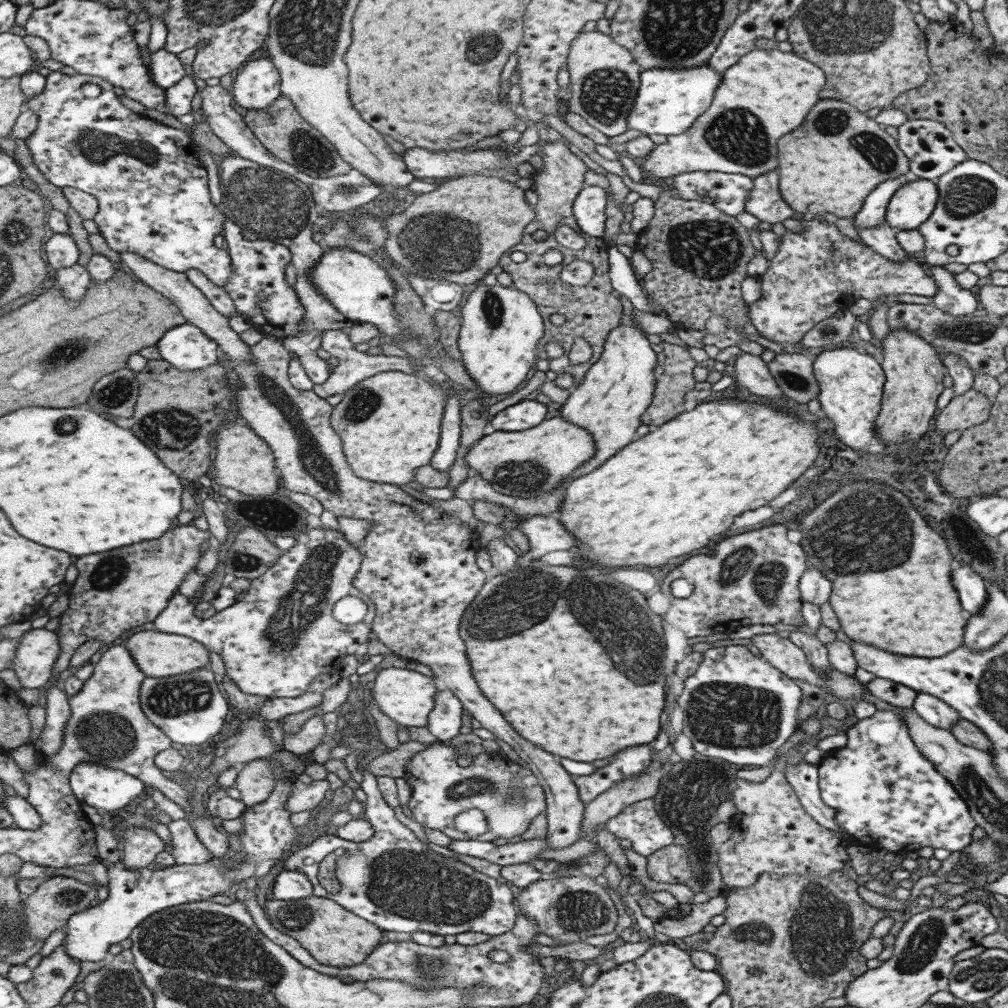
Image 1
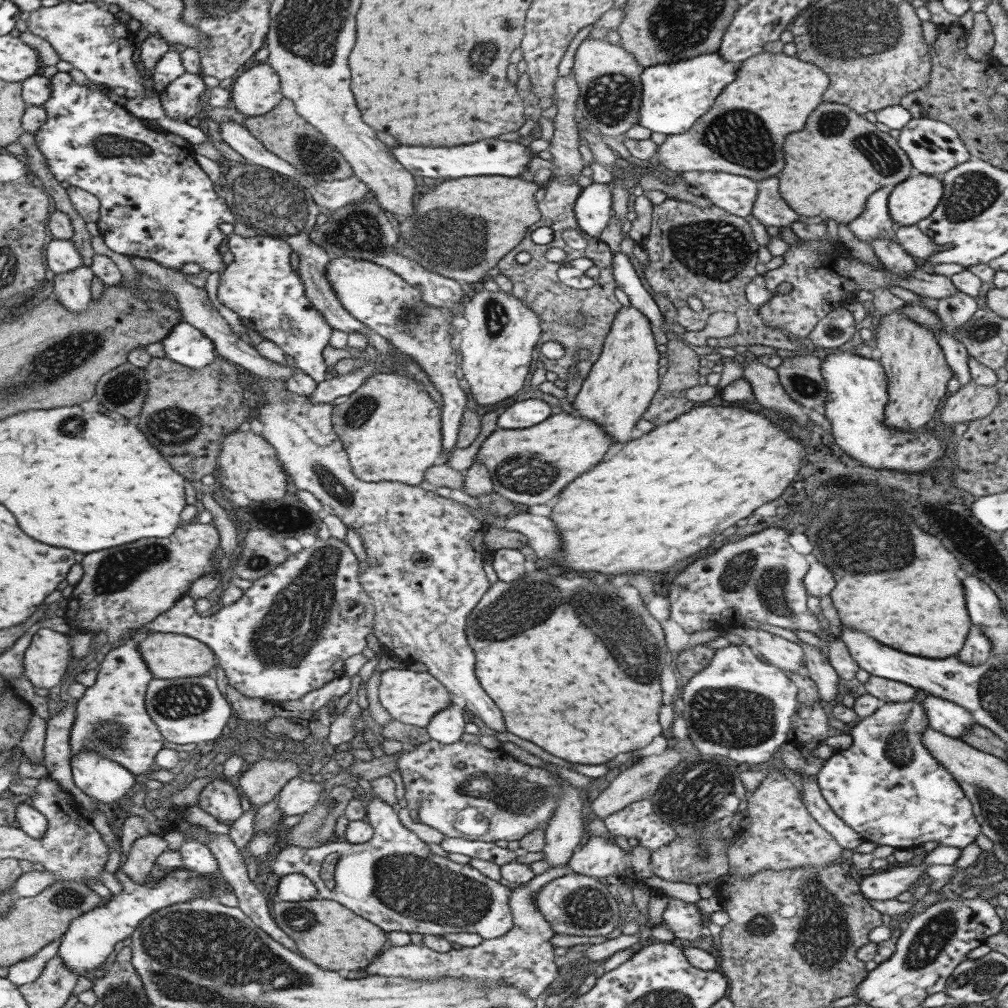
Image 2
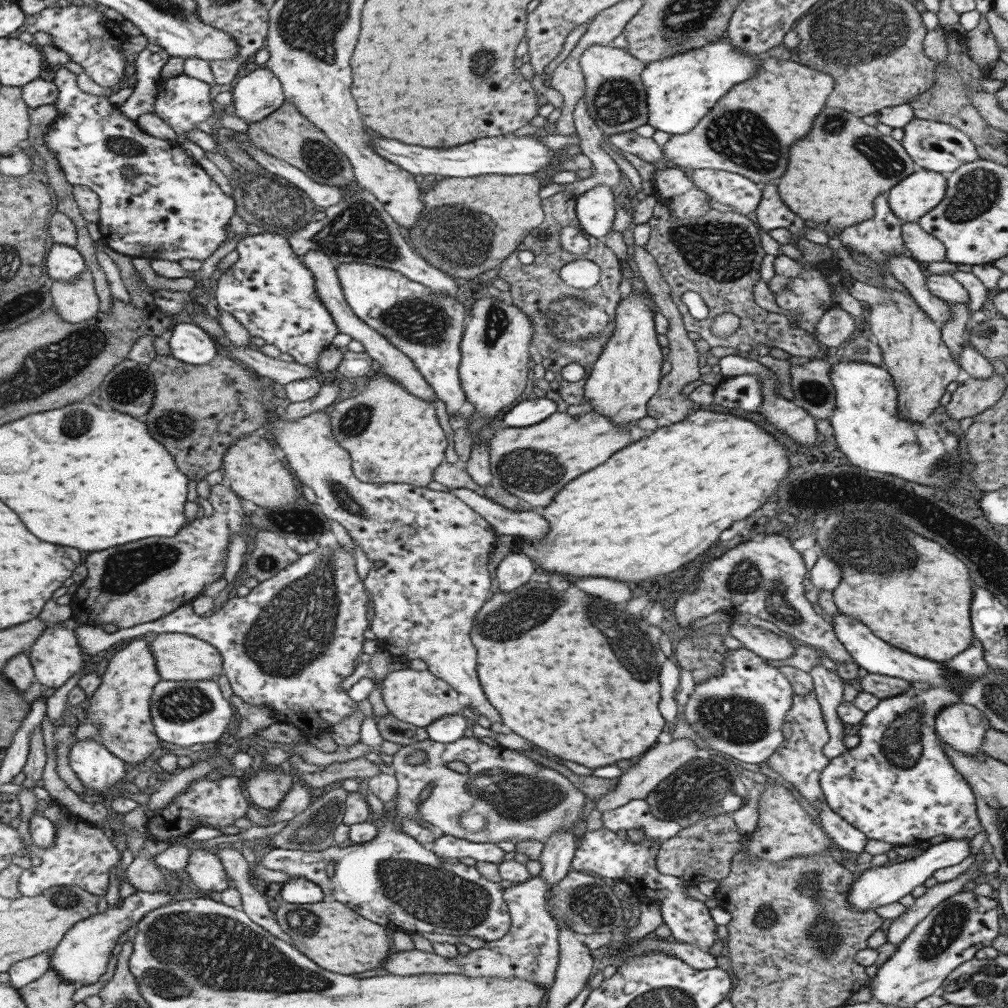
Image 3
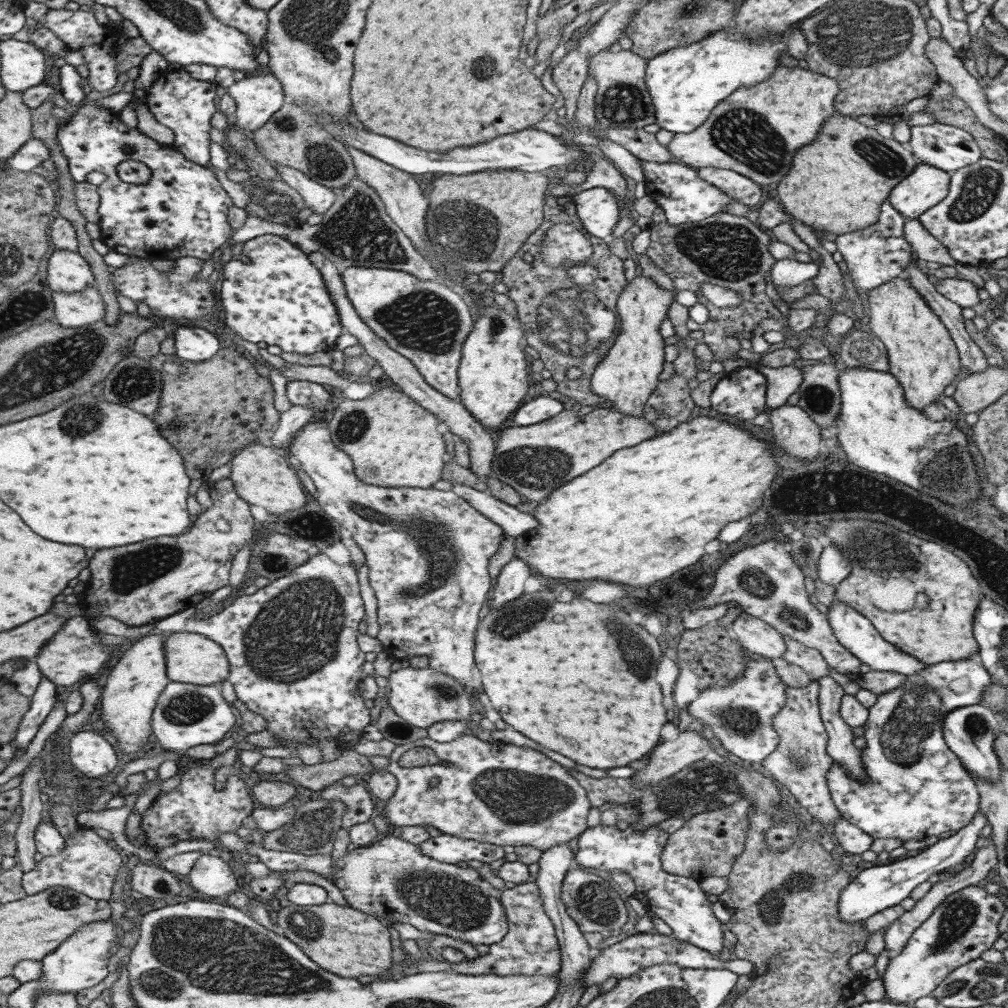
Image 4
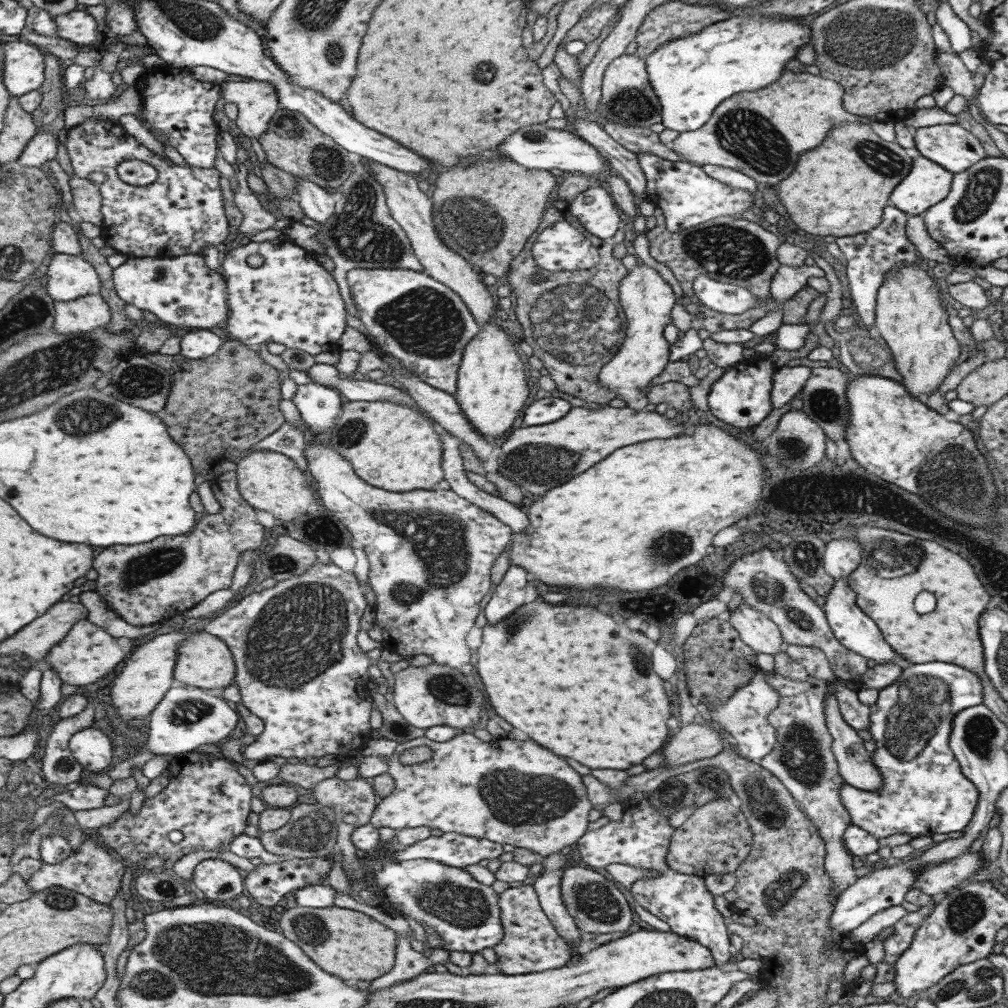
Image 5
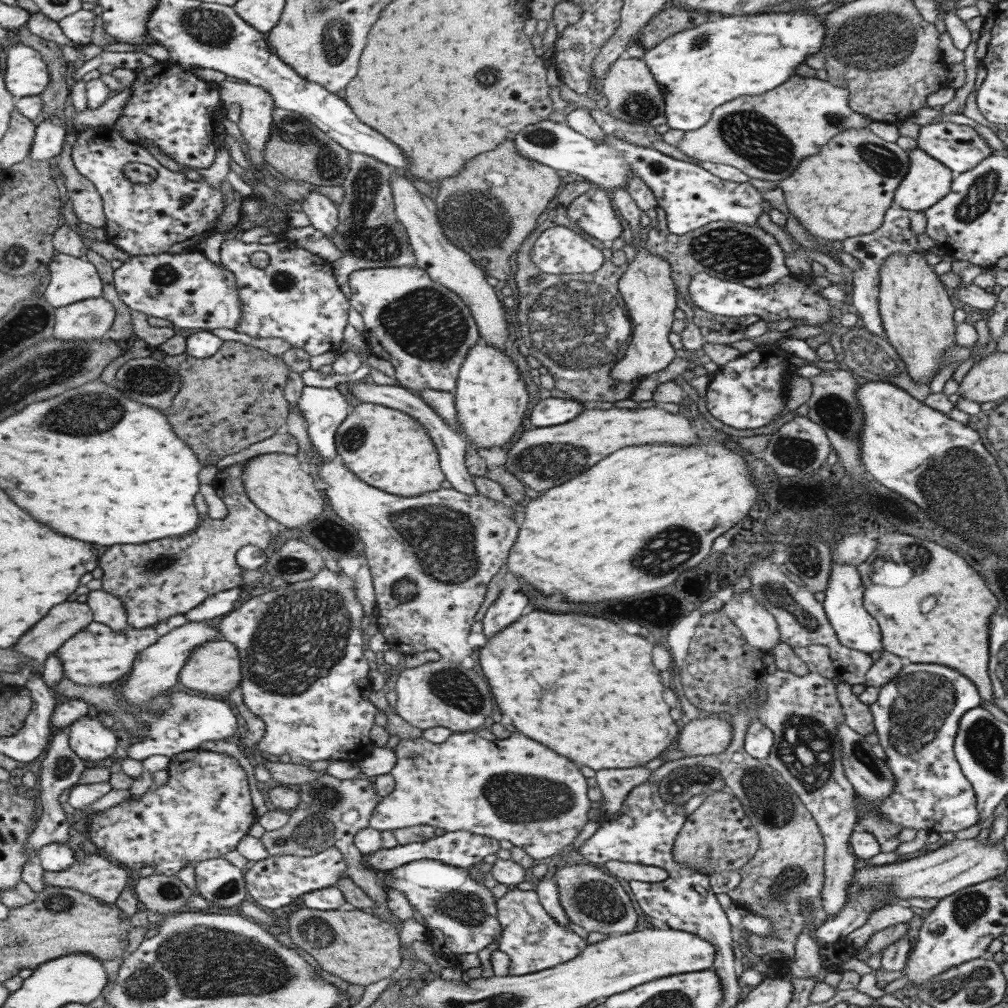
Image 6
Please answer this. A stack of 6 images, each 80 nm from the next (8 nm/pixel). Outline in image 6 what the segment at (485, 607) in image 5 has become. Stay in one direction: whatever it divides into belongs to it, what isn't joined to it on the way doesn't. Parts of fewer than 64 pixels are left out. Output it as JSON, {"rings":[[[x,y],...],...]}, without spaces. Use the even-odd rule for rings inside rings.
{"rings":[[[509,572],[504,577],[509,580],[509,585],[499,591],[497,598],[491,602],[481,619],[482,634],[486,640],[507,624],[511,624],[527,604],[527,598],[519,590],[519,578],[513,578]]]}

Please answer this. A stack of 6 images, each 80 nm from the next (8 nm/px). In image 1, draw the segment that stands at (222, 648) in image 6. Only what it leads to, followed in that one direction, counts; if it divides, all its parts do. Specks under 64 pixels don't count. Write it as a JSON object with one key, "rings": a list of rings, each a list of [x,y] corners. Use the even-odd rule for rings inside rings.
{"rings":[[[152,630],[135,632],[124,639],[124,646],[132,655],[133,662],[139,666],[145,677],[161,678],[183,674],[201,667],[209,667],[209,651],[206,646],[192,638]]]}

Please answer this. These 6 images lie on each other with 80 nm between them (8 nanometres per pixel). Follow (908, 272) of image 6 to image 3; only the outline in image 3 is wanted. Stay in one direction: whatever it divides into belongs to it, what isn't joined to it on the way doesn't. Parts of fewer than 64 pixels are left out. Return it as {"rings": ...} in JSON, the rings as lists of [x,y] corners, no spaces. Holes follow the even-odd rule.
{"rings":[[[849,281],[849,295],[867,302],[869,306],[867,334],[881,349],[884,369],[891,377],[896,392],[898,418],[911,422],[925,422],[939,406],[945,386],[962,377],[960,367],[941,342],[939,324],[933,323],[916,305],[909,292],[896,292],[883,286],[883,290],[863,282]]]}

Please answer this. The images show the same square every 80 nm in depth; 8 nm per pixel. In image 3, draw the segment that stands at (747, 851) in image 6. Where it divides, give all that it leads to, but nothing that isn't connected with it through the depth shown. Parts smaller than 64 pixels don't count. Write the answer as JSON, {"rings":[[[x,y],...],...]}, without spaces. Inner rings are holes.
{"rings":[[[731,813],[710,816],[678,830],[675,836],[661,843],[655,855],[655,868],[659,874],[681,878],[691,885],[707,880],[718,881],[728,875],[730,860],[739,850],[743,839],[737,834]]]}

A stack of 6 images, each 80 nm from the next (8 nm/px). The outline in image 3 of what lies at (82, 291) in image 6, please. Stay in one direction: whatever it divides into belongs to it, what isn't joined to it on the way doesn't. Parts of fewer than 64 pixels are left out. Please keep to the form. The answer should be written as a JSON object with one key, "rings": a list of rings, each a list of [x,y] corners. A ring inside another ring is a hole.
{"rings":[[[55,243],[53,250],[49,250],[49,276],[54,282],[77,282],[88,268],[86,264],[84,257],[73,246]]]}

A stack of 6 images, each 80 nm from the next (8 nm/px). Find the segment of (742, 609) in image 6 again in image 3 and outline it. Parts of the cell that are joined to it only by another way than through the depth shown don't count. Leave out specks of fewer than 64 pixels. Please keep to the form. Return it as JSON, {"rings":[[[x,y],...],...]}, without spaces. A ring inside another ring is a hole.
{"rings":[[[731,623],[729,635],[739,640],[743,647],[767,660],[785,660],[794,653],[794,648],[783,637],[753,625]]]}

